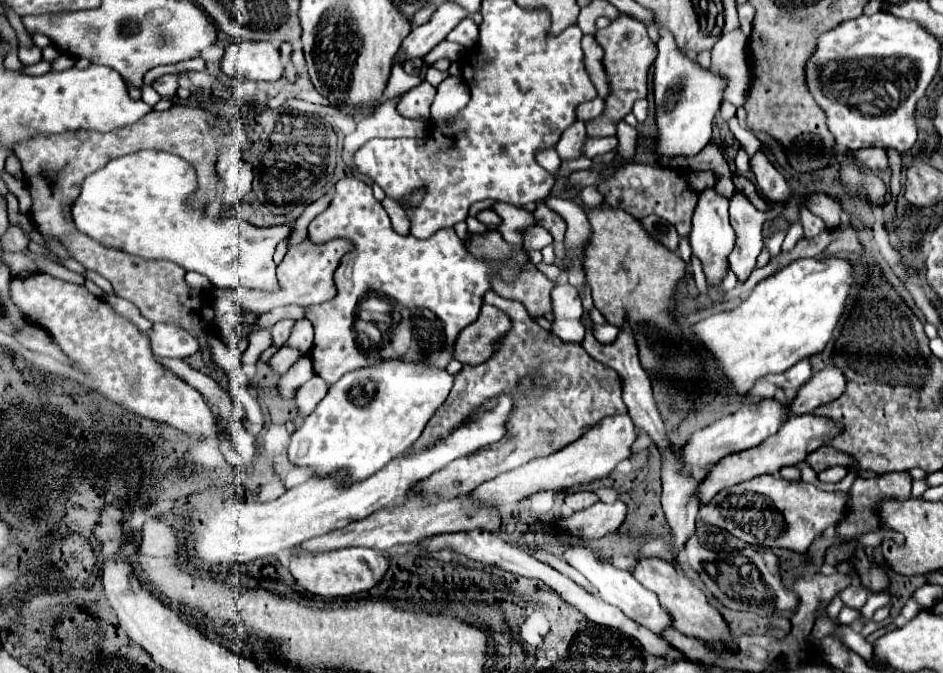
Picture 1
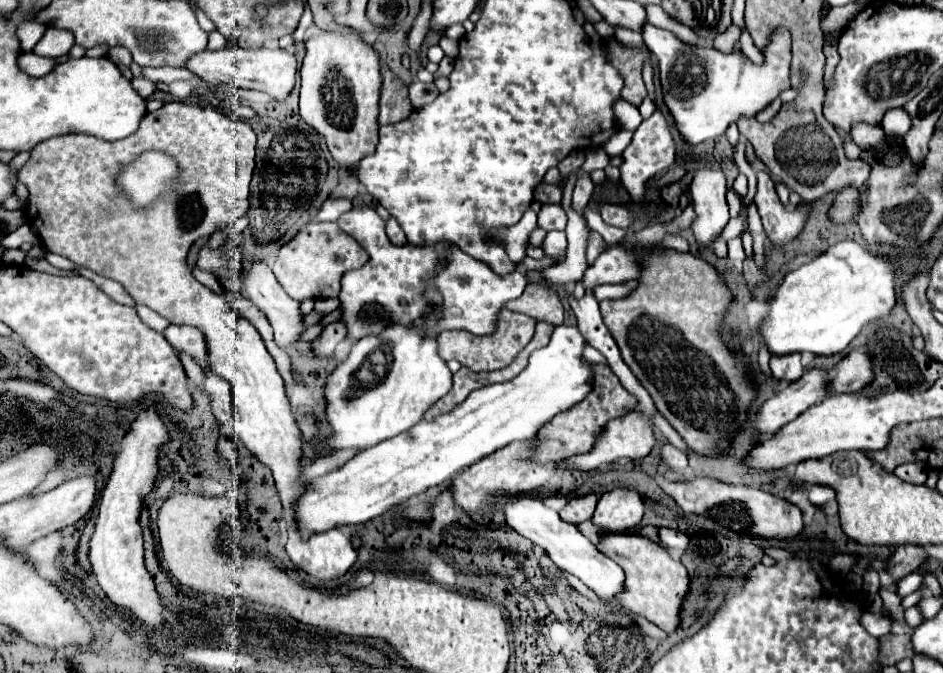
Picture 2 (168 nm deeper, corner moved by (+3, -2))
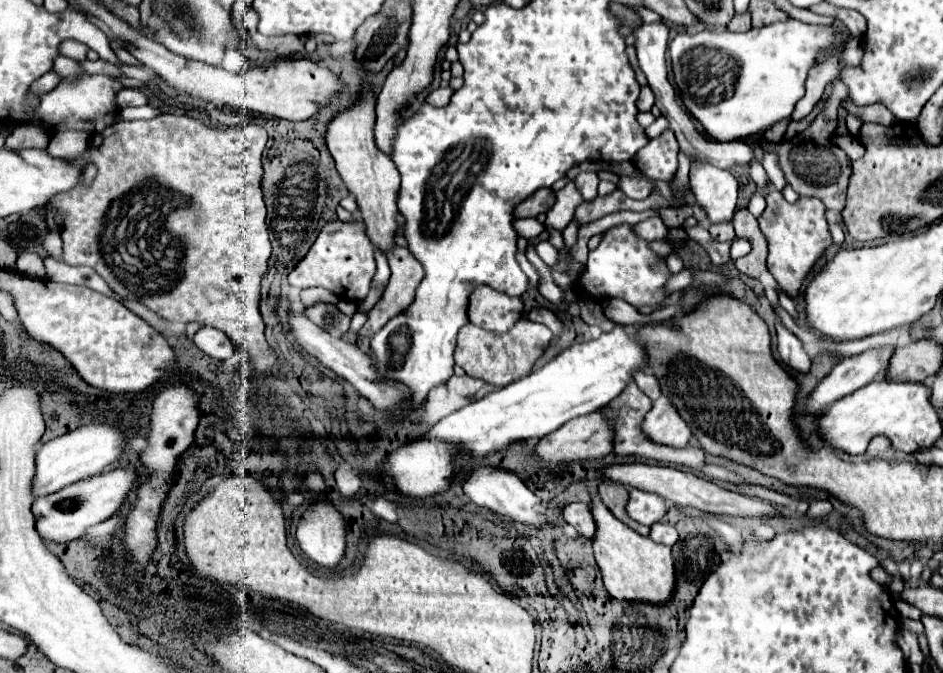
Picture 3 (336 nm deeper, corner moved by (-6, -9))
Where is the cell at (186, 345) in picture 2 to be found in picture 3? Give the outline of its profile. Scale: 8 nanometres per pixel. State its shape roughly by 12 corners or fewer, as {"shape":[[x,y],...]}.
{"shape":[[202,327],[194,343],[214,359],[228,359],[236,343],[224,331]]}

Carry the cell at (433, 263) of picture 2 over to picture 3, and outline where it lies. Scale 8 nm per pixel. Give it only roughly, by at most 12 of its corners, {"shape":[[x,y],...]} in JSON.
{"shape":[[478,285],[468,317],[504,333],[520,319],[522,301]]}

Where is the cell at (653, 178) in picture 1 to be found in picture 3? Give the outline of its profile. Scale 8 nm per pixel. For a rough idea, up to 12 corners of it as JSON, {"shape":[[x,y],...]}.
{"shape":[[550,189],[524,199],[514,217],[536,217],[548,213],[556,197]]}

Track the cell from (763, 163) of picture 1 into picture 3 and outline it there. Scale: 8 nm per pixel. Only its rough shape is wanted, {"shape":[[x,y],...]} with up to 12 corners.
{"shape":[[770,189],[760,231],[766,267],[798,297],[830,247],[826,207]]}

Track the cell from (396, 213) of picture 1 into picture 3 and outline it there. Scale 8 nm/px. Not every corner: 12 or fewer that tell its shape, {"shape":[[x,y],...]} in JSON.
{"shape":[[404,247],[388,257],[392,277],[360,335],[374,335],[414,299],[422,265]]}

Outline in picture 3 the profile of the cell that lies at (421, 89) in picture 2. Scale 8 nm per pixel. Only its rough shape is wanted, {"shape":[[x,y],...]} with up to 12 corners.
{"shape":[[440,87],[426,97],[426,103],[444,107],[450,103],[454,89]]}

